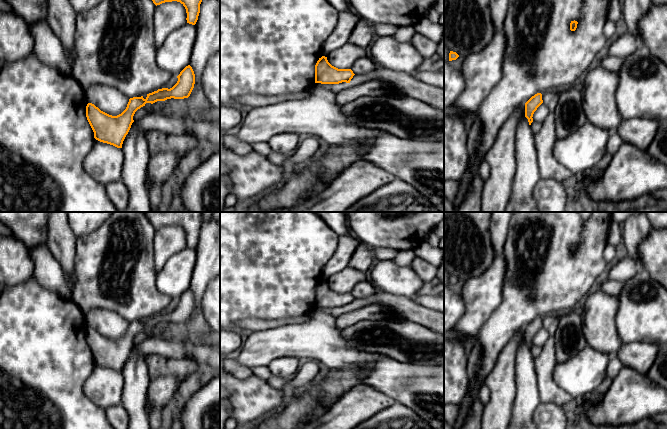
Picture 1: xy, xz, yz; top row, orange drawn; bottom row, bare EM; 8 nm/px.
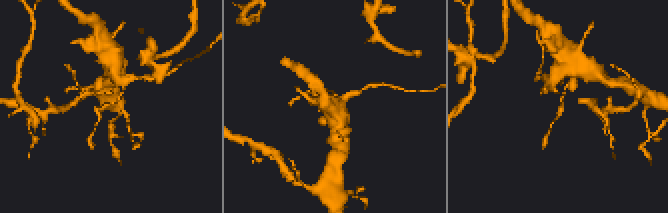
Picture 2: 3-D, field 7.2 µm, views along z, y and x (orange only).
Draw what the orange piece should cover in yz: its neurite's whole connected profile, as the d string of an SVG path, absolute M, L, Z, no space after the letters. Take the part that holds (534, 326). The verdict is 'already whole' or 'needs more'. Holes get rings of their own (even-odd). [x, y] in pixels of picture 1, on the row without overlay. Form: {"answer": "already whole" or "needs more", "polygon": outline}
{"answer": "already whole", "polygon": "M537 317L525 327L525 341L528 343L529 349L533 346L533 338L537 332L543 327L542 318Z"}

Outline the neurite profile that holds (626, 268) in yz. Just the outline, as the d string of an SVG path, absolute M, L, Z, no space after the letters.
M627 255L611 267L607 279L624 283L636 274L638 268L639 266L634 259Z

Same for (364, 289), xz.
M365 280L356 284L351 294L355 299L363 299L374 295L377 291L378 290L375 288L375 286L372 283Z

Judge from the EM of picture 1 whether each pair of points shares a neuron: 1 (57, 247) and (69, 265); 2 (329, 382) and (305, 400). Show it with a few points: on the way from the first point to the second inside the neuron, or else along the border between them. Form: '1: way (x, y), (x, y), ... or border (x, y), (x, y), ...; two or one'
1: way (61, 251), (66, 256), (67, 261); one
2: way (323, 388), (311, 399); one

